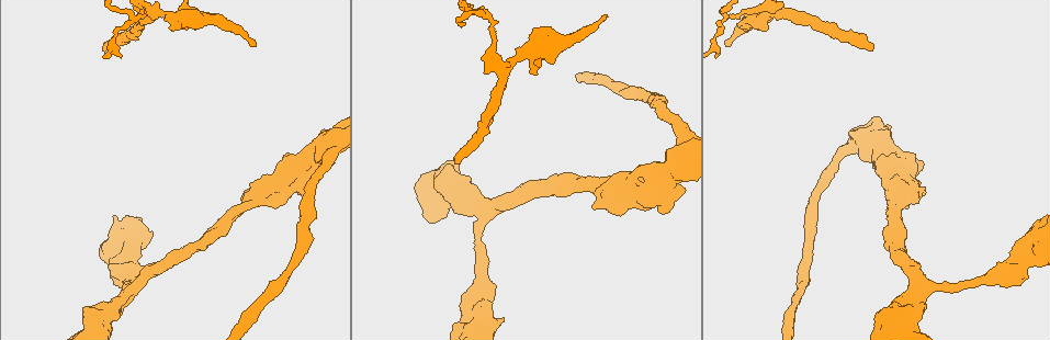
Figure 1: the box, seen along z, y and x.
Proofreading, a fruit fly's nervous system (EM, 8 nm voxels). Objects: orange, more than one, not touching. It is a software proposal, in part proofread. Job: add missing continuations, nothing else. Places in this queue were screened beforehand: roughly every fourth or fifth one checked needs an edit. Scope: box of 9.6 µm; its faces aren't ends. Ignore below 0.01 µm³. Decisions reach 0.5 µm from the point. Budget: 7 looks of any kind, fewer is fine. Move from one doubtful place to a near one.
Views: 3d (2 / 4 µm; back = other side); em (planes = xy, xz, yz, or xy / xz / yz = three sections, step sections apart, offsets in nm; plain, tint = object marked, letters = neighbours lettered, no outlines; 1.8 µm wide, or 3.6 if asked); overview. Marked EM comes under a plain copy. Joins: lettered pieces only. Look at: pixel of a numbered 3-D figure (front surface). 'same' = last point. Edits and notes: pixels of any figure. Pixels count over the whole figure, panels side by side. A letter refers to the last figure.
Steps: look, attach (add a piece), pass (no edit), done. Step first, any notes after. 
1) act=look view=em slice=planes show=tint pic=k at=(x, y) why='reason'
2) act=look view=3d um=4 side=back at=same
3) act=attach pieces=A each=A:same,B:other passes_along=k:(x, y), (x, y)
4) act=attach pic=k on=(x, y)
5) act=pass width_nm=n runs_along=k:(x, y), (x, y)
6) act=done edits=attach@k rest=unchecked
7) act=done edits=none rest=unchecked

act=look view=3d um=4 pic=1 at=(537, 74) why='branch stops here'

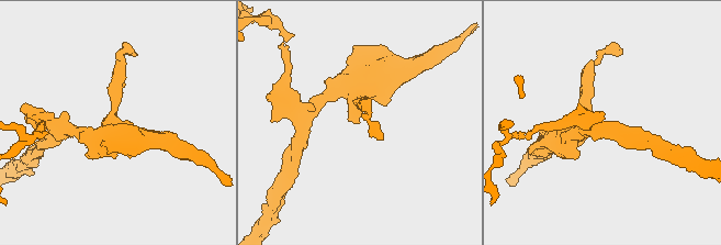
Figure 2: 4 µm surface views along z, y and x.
act=look view=em slice=planes show=letters pic=2 at=(358, 123)

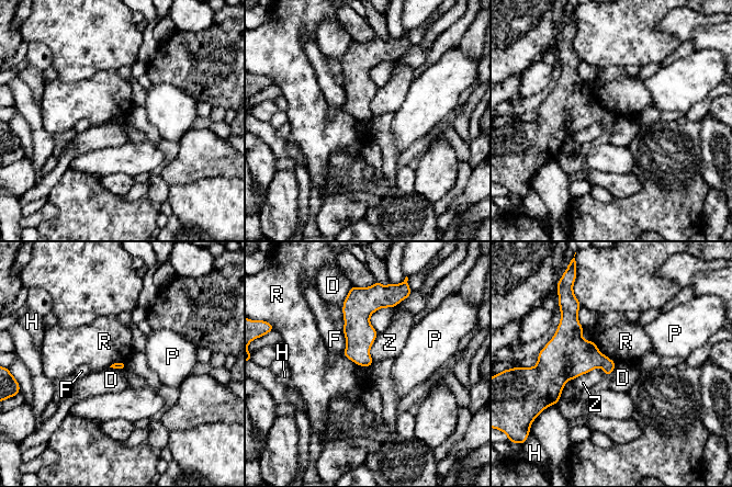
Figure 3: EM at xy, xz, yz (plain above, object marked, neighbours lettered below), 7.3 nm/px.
act=pass each=D:other,F:other,H:other,P:other,R:other,Z:other border=3:(110, 366), (125, 370) found='no lettered piece goes on from it'

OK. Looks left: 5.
act=look view=3d um=4 pic=1 at=(254, 44) why='free end'

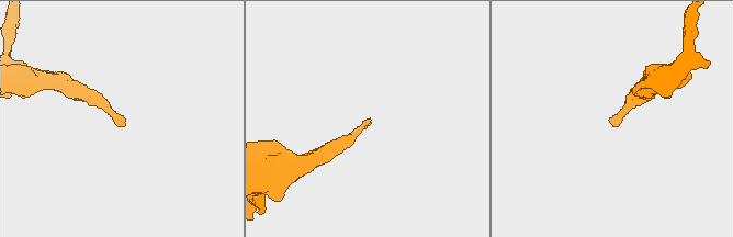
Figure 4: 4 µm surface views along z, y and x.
act=look view=em slice=planes show=letters pic=4 at=(368, 120) why='shape alone is not enough'

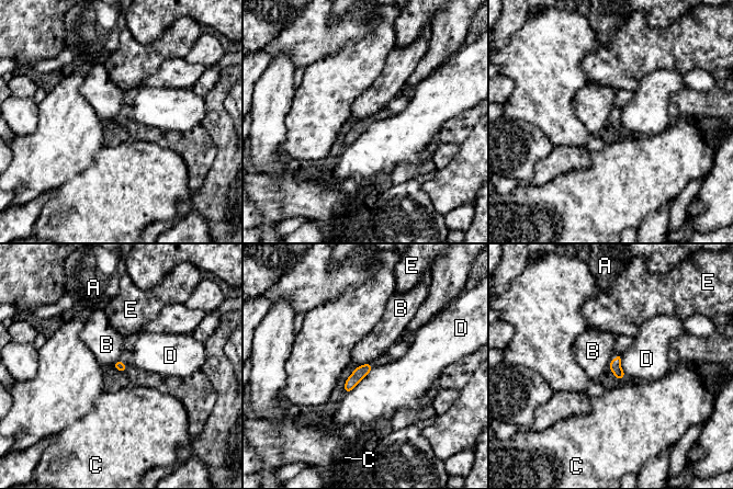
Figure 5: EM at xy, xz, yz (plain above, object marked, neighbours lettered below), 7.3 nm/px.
act=pass each=A:other,B:other,C:other,D:other,E:other border=5:(369, 362), (361, 365) found='no lettered piece goes on from it'

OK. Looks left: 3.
act=look view=3d um=2 pic=1 at=(872, 50) why='long arm stops here'

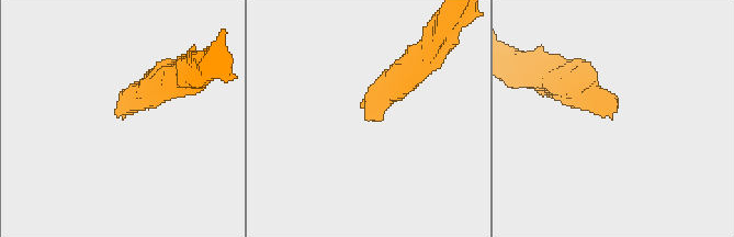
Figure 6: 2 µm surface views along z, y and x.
act=look view=em slice=xz step=16 show=tint pic=6 at=(122, 118)

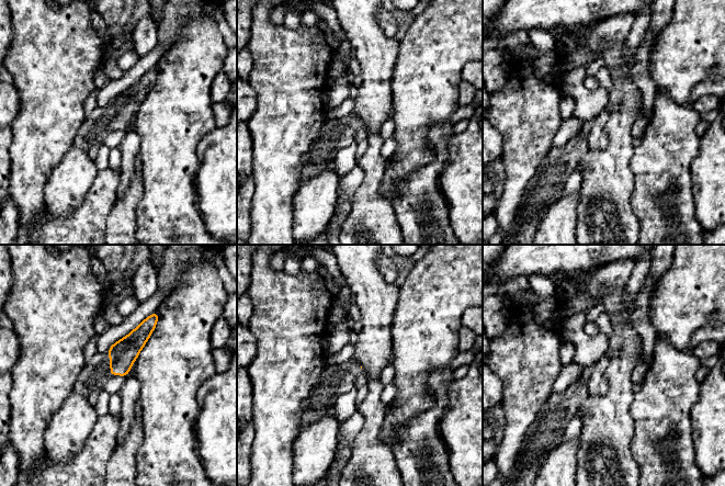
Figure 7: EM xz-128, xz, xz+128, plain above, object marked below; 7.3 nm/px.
act=look view=em slice=planes show=letters at=same why='cut it another way'

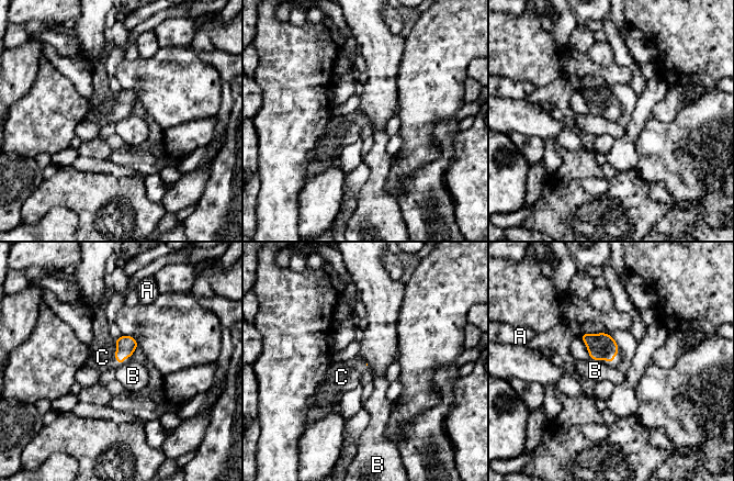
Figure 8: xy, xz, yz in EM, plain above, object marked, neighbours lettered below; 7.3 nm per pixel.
act=attach pieces=C longest_contact=C:160nm each=A:other,B:other,C:same found='it goes on there'

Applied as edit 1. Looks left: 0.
act=done edits=attach@8 rest=unchecked

